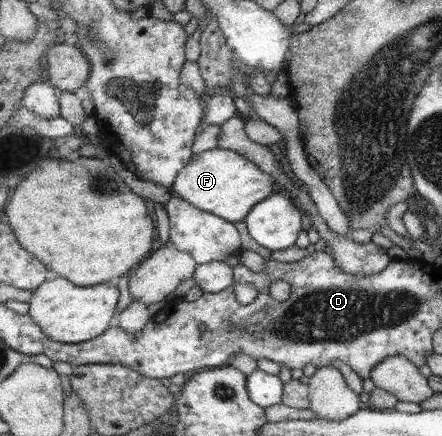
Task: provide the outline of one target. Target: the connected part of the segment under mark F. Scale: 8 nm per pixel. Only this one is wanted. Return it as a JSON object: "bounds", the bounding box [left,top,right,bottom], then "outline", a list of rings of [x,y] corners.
{"bounds":[170,149,274,222],"outline":[[[224,149],[205,150],[196,154],[178,171],[170,190],[174,190],[190,206],[209,212],[228,222],[240,222],[250,210],[272,194],[274,180],[252,161],[237,152]]]}

